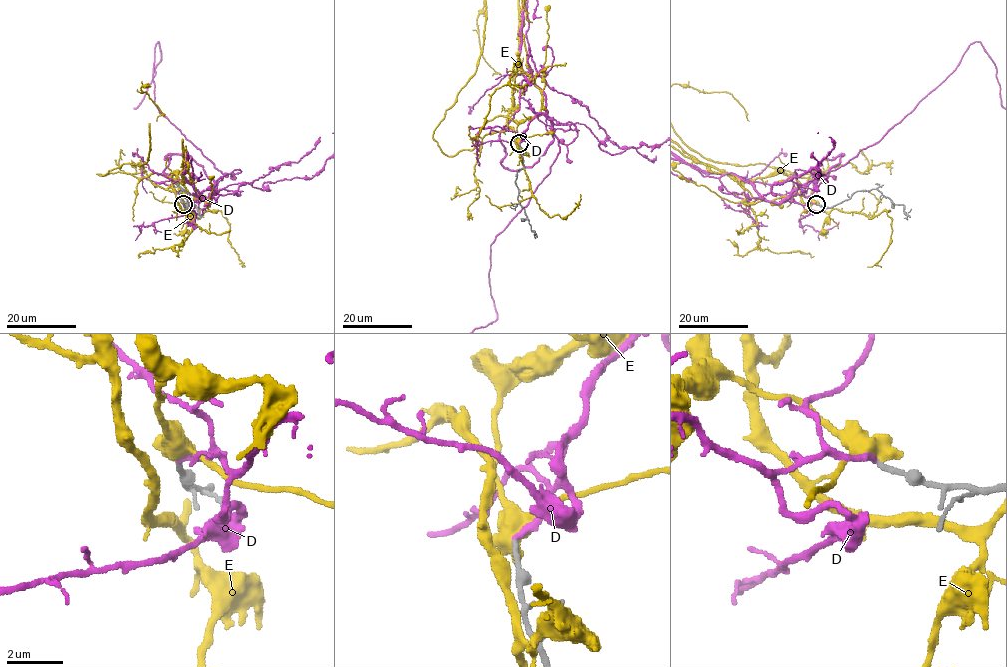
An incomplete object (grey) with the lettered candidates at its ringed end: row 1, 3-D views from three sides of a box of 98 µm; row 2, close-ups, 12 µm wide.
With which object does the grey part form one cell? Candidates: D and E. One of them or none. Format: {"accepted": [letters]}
{"accepted": ["D"]}

